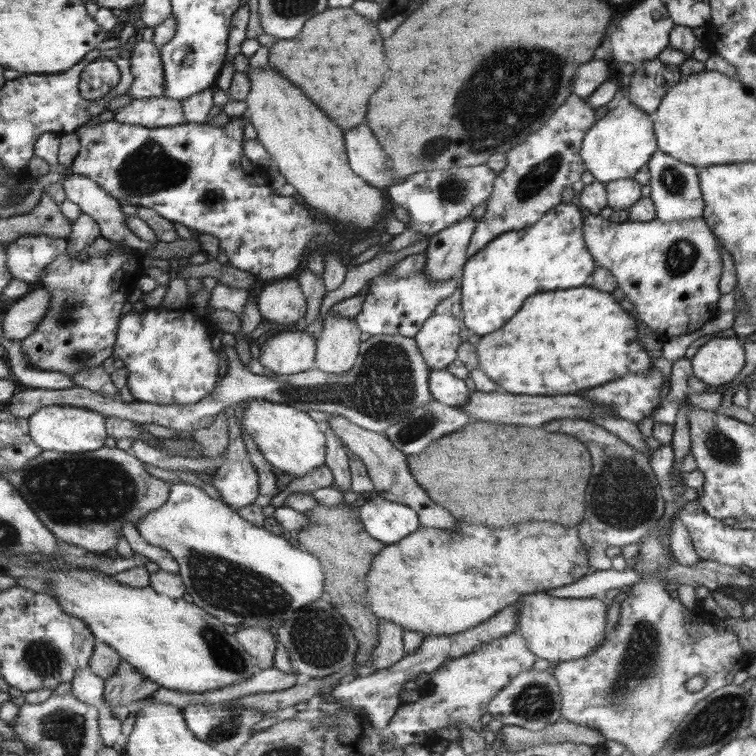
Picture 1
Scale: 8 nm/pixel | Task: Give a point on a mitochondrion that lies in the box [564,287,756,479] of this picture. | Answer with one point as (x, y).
(721, 446)

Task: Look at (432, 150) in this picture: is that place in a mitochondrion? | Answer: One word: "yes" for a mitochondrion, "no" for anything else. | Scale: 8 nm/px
yes

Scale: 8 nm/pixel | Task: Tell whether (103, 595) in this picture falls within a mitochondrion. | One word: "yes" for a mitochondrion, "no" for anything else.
no

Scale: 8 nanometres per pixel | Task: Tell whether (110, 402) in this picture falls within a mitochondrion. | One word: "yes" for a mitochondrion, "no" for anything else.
no

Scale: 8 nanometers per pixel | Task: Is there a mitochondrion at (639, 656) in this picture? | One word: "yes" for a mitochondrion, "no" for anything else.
yes

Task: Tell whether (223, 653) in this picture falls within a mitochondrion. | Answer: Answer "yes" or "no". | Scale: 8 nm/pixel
yes

